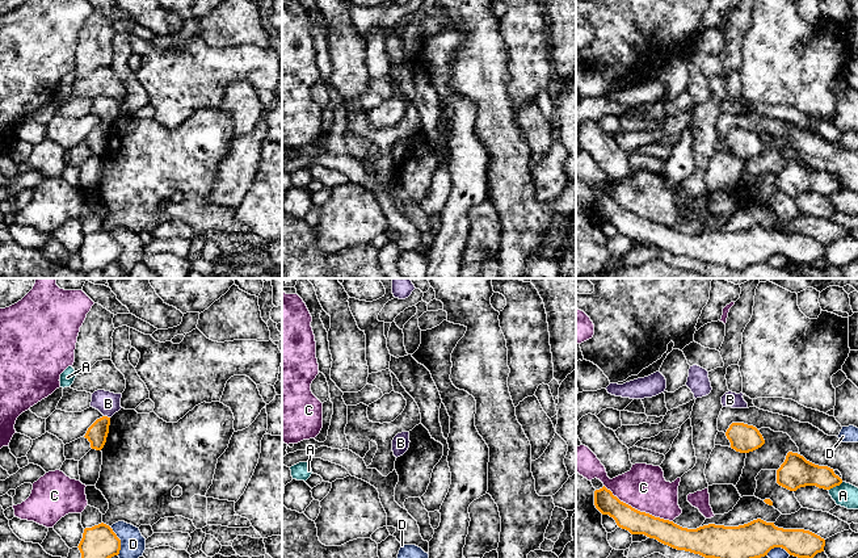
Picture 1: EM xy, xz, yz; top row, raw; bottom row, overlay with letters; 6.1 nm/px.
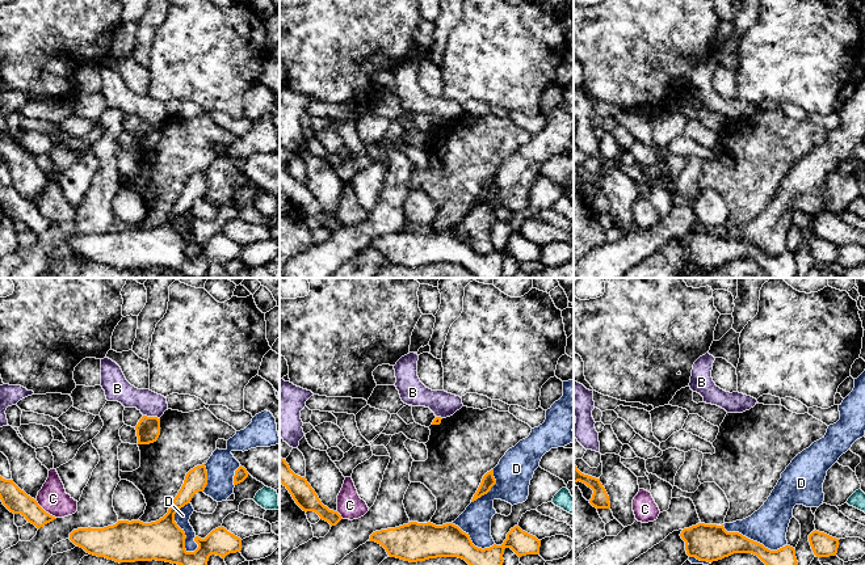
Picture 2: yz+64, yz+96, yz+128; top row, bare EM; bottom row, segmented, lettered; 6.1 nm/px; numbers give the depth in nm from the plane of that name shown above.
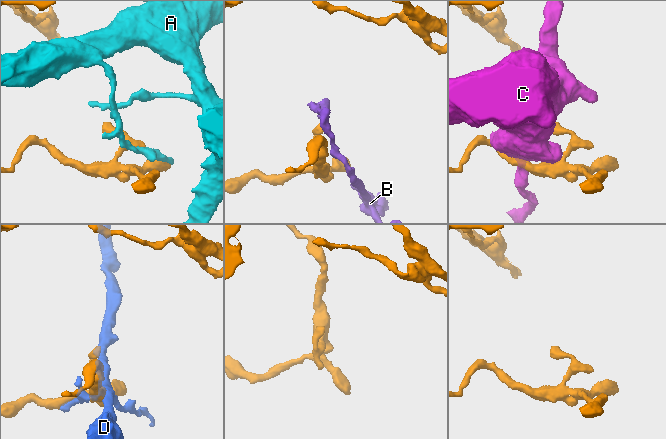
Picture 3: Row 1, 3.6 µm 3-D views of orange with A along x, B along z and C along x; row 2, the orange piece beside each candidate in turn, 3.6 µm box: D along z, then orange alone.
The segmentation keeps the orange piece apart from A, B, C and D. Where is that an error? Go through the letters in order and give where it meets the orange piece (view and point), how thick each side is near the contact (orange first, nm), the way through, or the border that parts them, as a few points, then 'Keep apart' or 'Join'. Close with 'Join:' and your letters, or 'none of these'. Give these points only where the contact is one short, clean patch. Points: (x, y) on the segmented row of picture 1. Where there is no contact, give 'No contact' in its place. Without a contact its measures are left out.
A: Touches orange at yz (835, 486). Thickness 190 nm (orange) against 140 nm. Keep apart
B: Touches orange at xy (106, 416). Thickness 120 nm (orange) against 150 nm. Boundary: xy (104, 415), (109, 418). Keep apart
C: Touches orange at yz (636, 510). Thickness 150 nm (orange) against 280 nm. Keep apart
D: Touches orange at xy (120, 541). Thickness 200 nm (orange) against 160 nm. Keep apart
Join: none of these

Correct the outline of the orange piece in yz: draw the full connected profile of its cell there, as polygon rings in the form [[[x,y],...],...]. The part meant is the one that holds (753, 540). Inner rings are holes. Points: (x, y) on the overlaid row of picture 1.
[[[605,486],[594,491],[594,505],[631,534],[644,534],[705,558],[761,558],[774,547],[798,558],[813,558],[825,546],[825,540],[809,530],[783,529],[761,519],[739,526],[708,524],[697,529],[682,528],[632,508]]]

